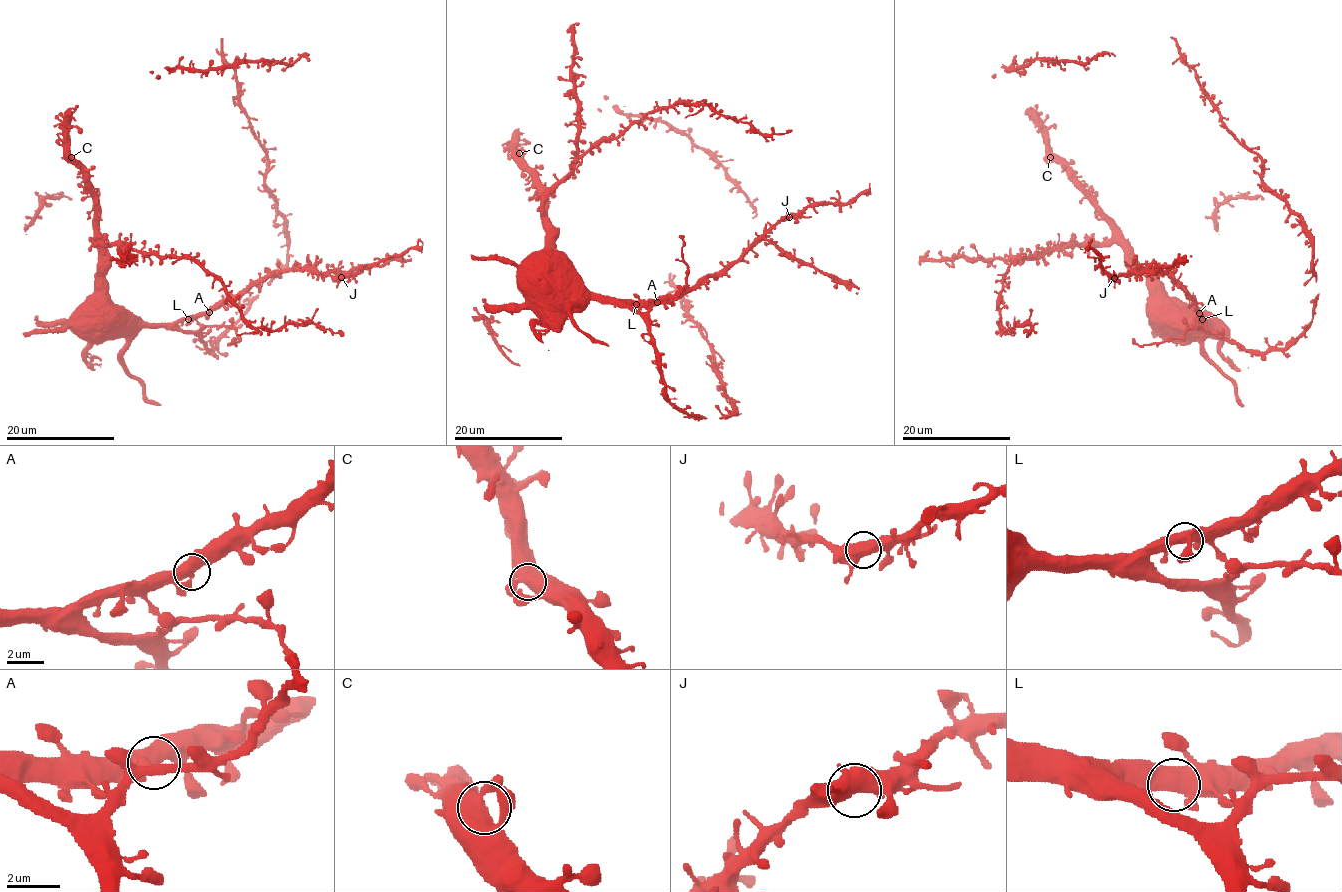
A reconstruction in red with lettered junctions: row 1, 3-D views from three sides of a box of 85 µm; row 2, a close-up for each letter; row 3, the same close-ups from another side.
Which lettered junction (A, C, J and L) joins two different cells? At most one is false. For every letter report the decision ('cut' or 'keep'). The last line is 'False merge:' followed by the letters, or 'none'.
A: keep
C: keep
J: keep
L: keep
False merge: none

